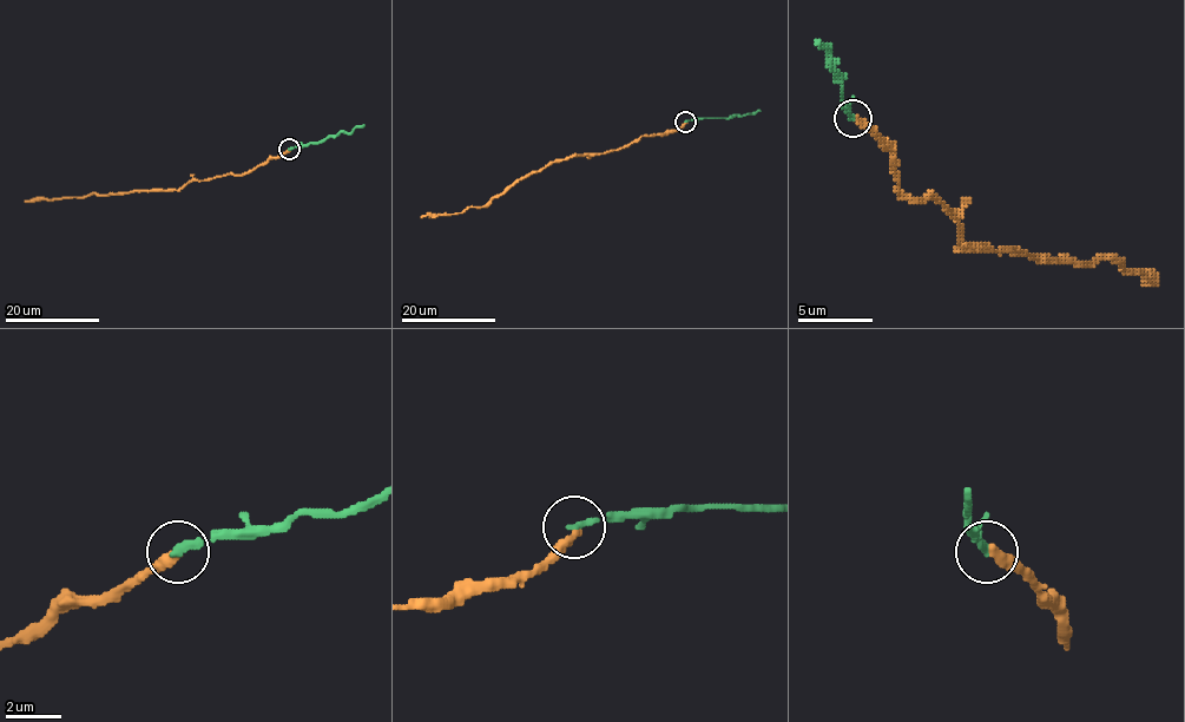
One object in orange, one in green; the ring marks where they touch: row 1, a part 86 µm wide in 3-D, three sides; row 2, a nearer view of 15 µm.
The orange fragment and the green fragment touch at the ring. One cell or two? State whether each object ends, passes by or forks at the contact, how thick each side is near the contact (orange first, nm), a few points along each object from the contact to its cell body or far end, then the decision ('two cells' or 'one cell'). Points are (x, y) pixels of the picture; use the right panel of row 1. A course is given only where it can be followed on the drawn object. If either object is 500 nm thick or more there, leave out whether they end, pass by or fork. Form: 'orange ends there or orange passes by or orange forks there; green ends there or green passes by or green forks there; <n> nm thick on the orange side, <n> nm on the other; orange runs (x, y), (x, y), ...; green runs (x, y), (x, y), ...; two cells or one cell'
orange ends there; green ends there; 380 nm thick on the orange side, 280 nm on the other; orange runs (854, 119), (890, 153), (899, 191), (928, 195), (954, 217), (962, 247), (1112, 258), (1157, 284); green runs (854, 119), (842, 104), (842, 78), (835, 63), (830, 67), (827, 48), (820, 40); one cell

